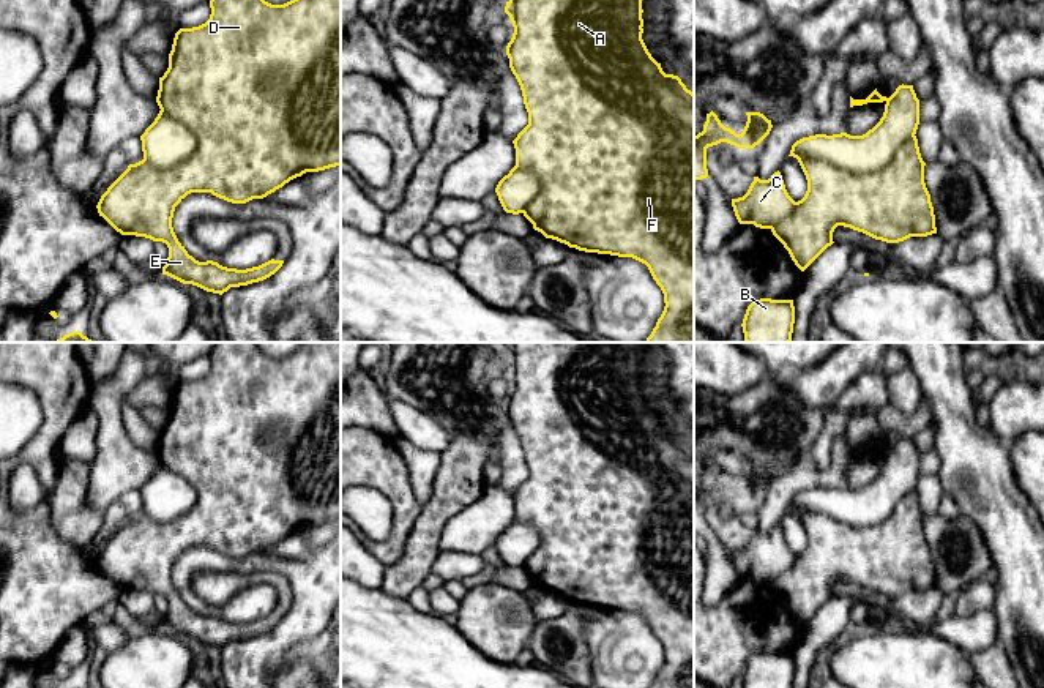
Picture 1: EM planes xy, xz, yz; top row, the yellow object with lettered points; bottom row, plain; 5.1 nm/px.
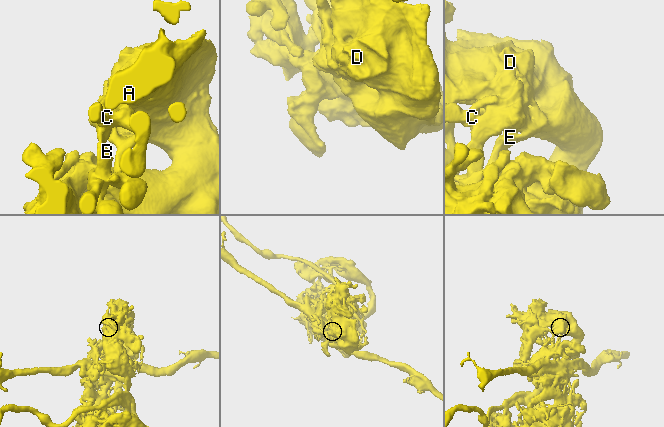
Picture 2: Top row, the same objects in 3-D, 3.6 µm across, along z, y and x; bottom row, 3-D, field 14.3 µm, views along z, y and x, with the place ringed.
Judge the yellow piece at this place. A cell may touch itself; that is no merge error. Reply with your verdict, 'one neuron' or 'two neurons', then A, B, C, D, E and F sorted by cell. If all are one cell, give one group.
two neurons | A B D E F / C

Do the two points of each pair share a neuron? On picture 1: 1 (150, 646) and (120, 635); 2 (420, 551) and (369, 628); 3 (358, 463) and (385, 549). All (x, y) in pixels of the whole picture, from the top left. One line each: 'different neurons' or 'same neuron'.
1: different neurons
2: different neurons
3: same neuron

